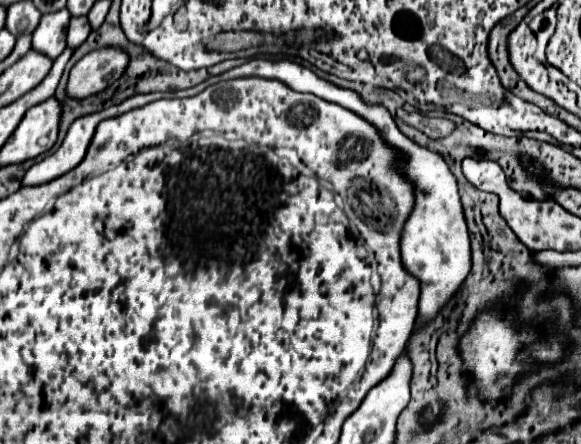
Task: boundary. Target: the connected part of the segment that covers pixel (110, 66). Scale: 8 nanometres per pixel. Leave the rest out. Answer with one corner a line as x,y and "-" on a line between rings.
98,48
74,64
68,80
68,96
86,98
102,92
124,74
128,54
122,48

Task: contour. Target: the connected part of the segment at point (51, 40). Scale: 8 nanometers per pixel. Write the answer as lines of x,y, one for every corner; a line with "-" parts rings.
68,8
60,10
60,12
52,12
48,16
42,14
40,26
36,28
36,32
32,32
32,48
36,48
38,52
46,54
48,58
58,58
62,54
62,50
66,48
66,30
70,22
70,12

